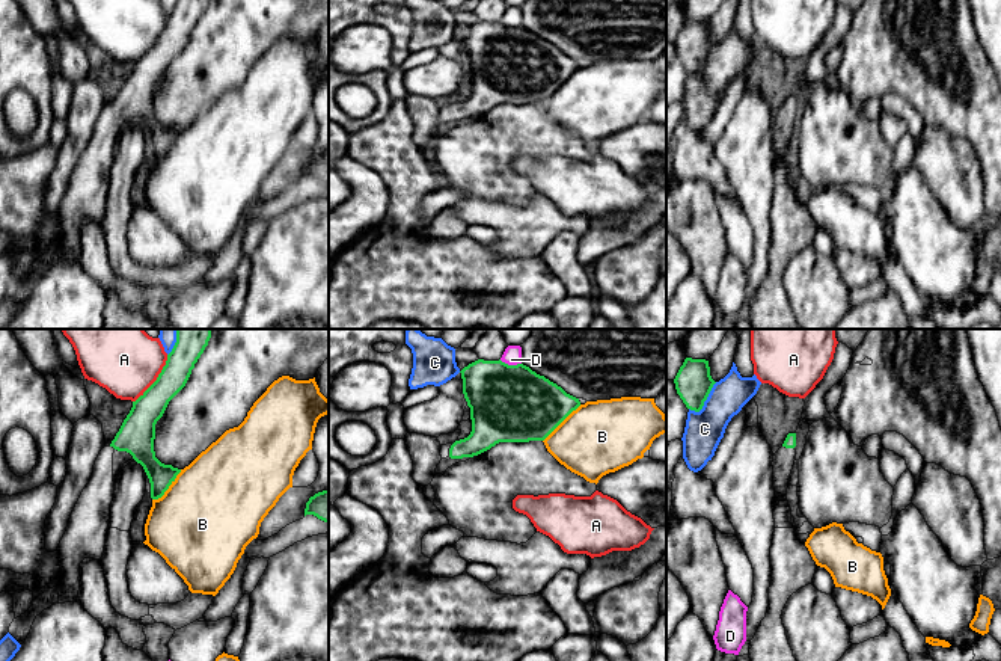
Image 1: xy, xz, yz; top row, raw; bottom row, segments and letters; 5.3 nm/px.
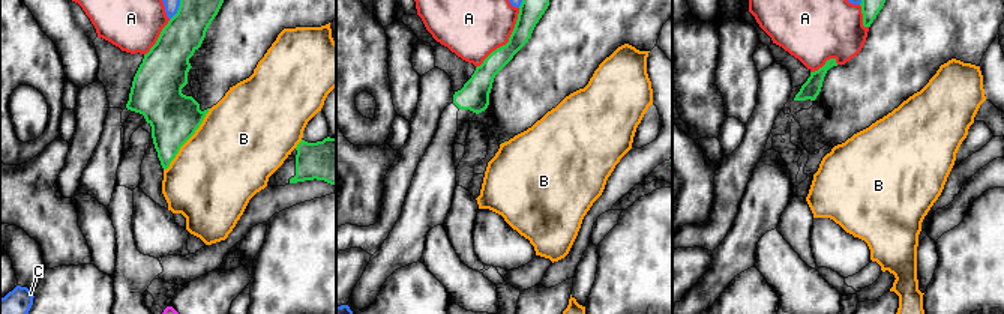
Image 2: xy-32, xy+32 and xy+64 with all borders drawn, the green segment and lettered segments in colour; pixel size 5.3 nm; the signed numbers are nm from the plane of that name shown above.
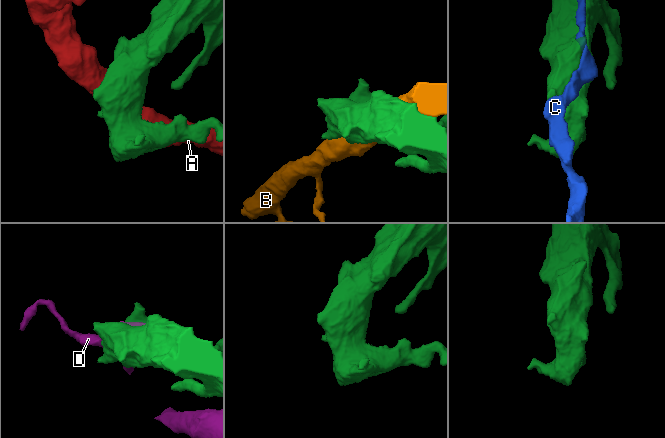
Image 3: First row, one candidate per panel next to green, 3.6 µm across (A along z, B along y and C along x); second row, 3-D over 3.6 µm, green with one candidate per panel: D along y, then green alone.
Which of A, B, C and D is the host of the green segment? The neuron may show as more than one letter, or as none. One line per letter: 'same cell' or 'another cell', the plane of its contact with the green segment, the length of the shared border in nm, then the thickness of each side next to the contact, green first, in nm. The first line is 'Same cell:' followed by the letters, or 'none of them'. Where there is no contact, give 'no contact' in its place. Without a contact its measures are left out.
Same cell: none of them
A: another cell; contact in xy; length 320 nm; calibres 160 and 320 nm
B: another cell; contact in xy; length 220 nm; calibres 130 and 500 nm
C: another cell; contact in yz; length 220 nm; calibres 190 and 200 nm
D: another cell; contact in xz; length 120 nm; calibres 420 and 100 nm

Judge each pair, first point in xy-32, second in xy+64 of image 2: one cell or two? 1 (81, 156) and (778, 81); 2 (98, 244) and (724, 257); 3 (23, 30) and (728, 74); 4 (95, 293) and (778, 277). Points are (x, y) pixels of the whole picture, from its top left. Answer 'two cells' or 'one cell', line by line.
1: one cell
2: two cells
3: two cells
4: two cells

